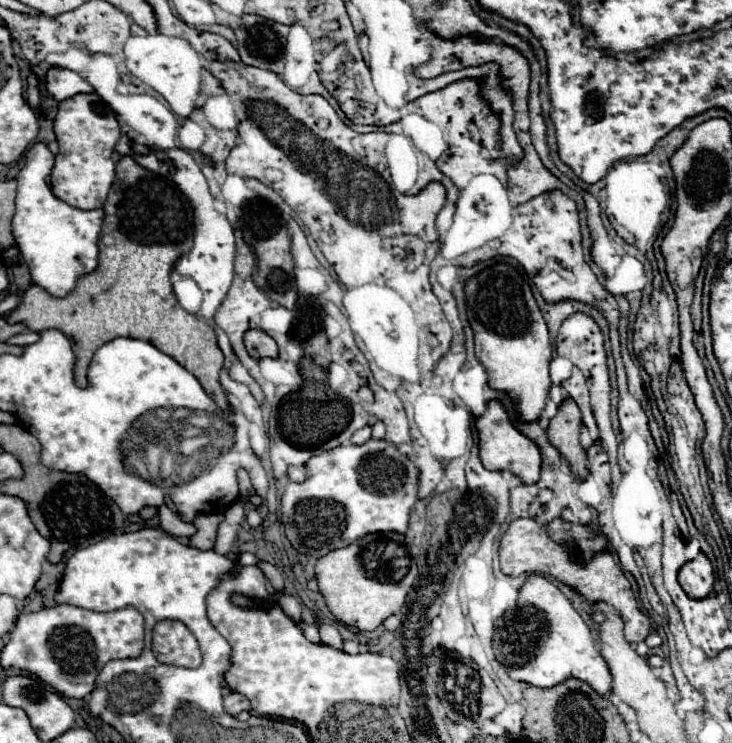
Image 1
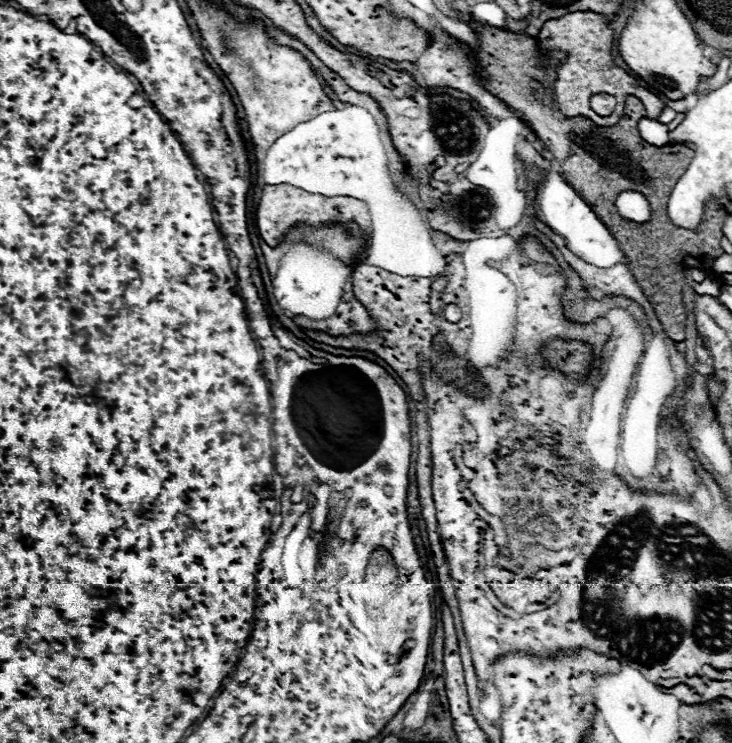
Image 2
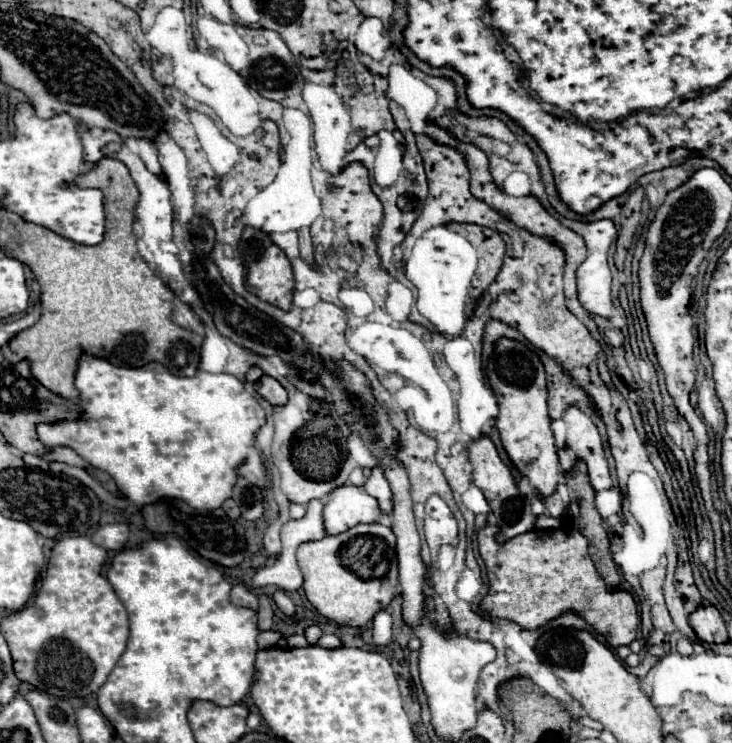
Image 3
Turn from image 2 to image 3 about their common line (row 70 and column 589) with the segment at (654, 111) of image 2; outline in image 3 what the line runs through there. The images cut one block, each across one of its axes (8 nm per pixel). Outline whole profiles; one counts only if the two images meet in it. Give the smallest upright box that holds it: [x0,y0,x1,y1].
[478,526,640,648]

